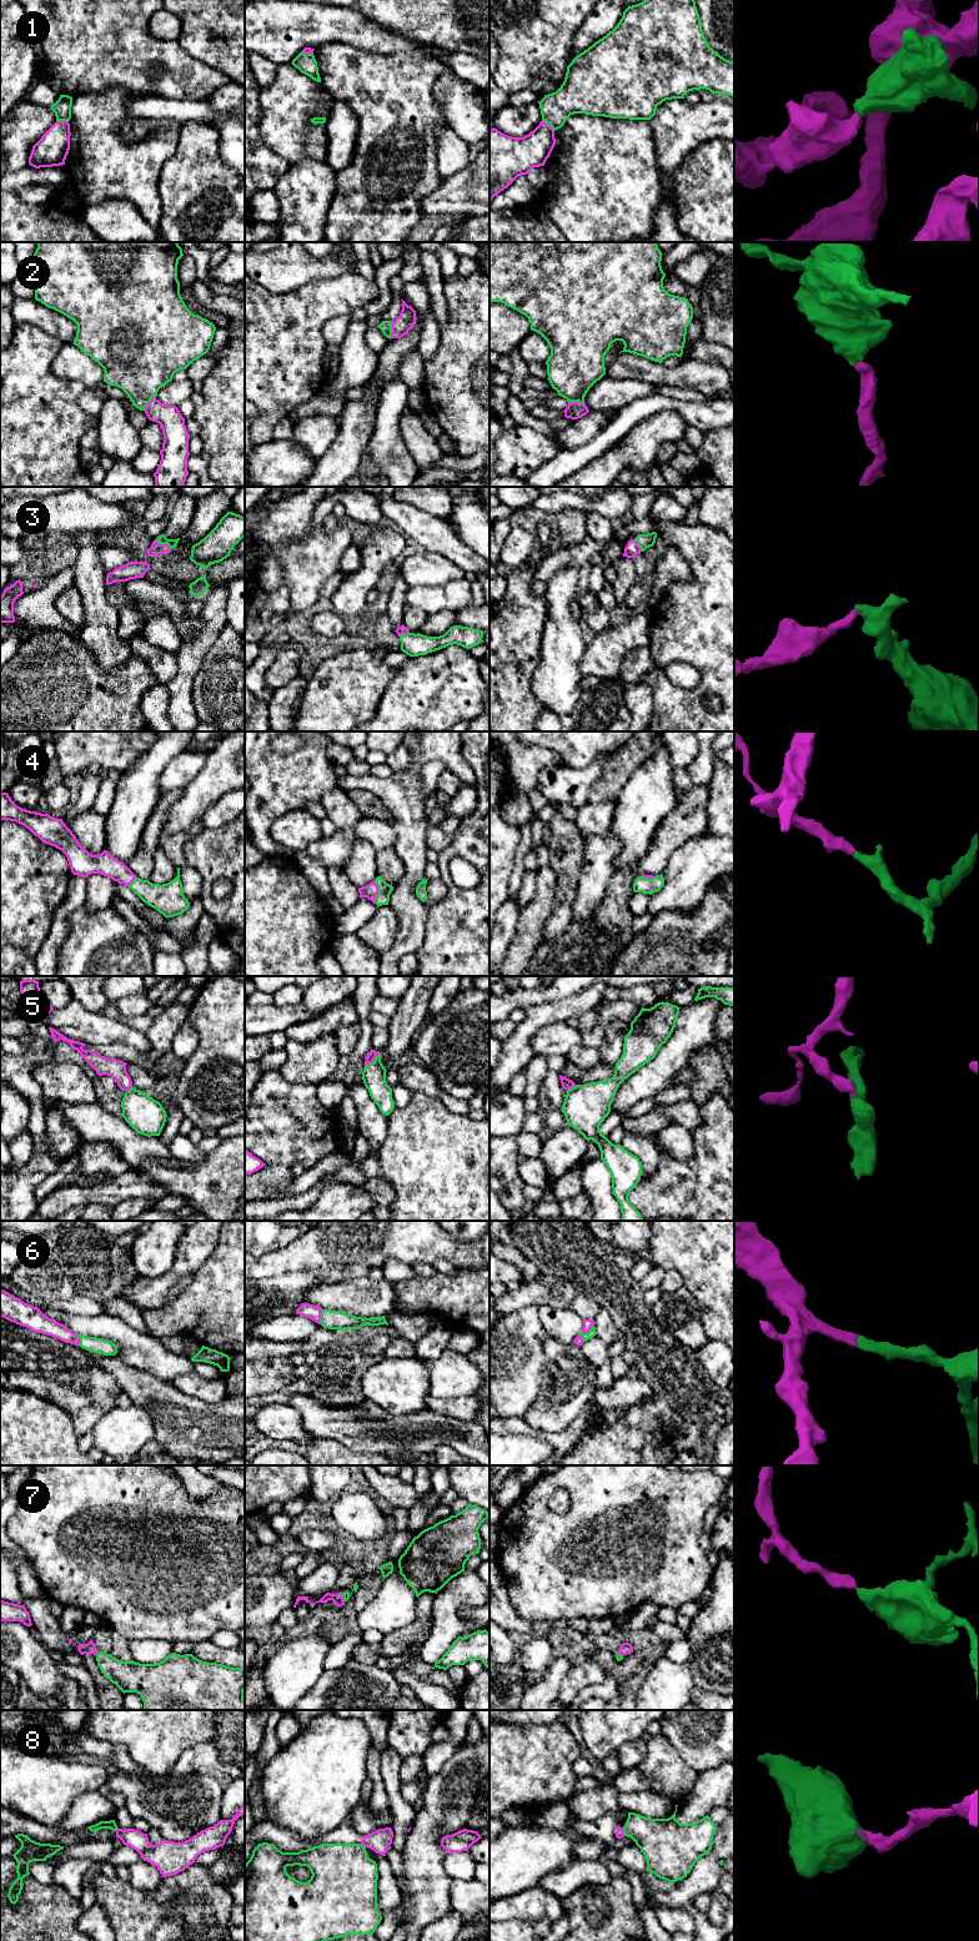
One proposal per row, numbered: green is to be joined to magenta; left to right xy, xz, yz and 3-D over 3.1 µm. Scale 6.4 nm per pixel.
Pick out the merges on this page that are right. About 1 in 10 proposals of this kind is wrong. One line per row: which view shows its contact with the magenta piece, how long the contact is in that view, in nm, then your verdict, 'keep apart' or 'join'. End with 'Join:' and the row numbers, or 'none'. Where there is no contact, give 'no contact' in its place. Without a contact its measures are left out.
1: meets magenta in yz; contact 110 nm long; join
2: meets magenta in xz; contact 110 nm long; join
3: meets magenta in xy; contact 130 nm long; join
4: meets magenta in xz; contact 150 nm long; join
5: meets magenta in xz; contact 120 nm long; join
6: meets magenta in yz; contact 100 nm long; join
7: meets magenta in xy; contact 30 nm long; join
8: meets magenta in xz; contact 50 nm long; keep apart
Join: 1, 2, 3, 4, 5, 6, 7

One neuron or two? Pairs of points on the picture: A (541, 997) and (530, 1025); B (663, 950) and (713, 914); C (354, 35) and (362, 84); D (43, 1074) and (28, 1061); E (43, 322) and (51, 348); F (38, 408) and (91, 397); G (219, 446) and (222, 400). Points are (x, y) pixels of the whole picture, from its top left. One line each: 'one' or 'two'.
A: two
B: one
C: two
D: two
E: two
F: two
G: one

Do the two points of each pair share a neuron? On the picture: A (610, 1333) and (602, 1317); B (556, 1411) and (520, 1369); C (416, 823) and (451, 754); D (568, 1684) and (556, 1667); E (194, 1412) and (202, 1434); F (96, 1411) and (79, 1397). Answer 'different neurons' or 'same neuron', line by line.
A: same neuron
B: different neurons
C: same neuron
D: different neurons
E: same neuron
F: different neurons

